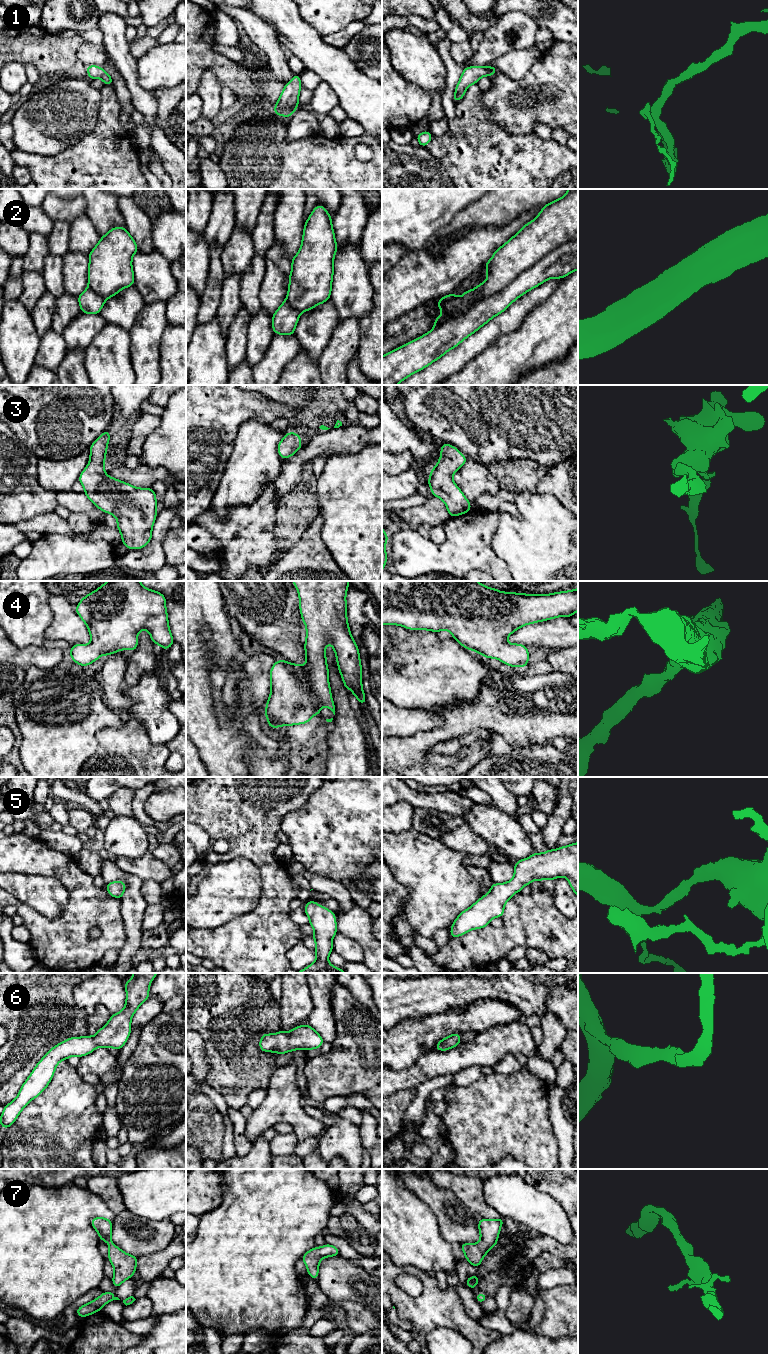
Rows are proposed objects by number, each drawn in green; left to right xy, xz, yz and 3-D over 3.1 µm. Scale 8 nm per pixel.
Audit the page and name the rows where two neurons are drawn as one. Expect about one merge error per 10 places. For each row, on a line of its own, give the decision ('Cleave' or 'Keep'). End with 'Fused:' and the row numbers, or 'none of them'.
1: Keep
2: Cleave
3: Keep
4: Keep
5: Keep
6: Keep
7: Keep
Fused: 2

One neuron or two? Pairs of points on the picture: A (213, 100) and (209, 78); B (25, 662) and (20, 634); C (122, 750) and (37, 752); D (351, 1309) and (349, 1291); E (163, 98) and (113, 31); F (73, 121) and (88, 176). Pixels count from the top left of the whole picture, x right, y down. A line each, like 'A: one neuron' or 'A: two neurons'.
A: one neuron
B: two neurons
C: two neurons
D: two neurons
E: two neurons
F: two neurons

